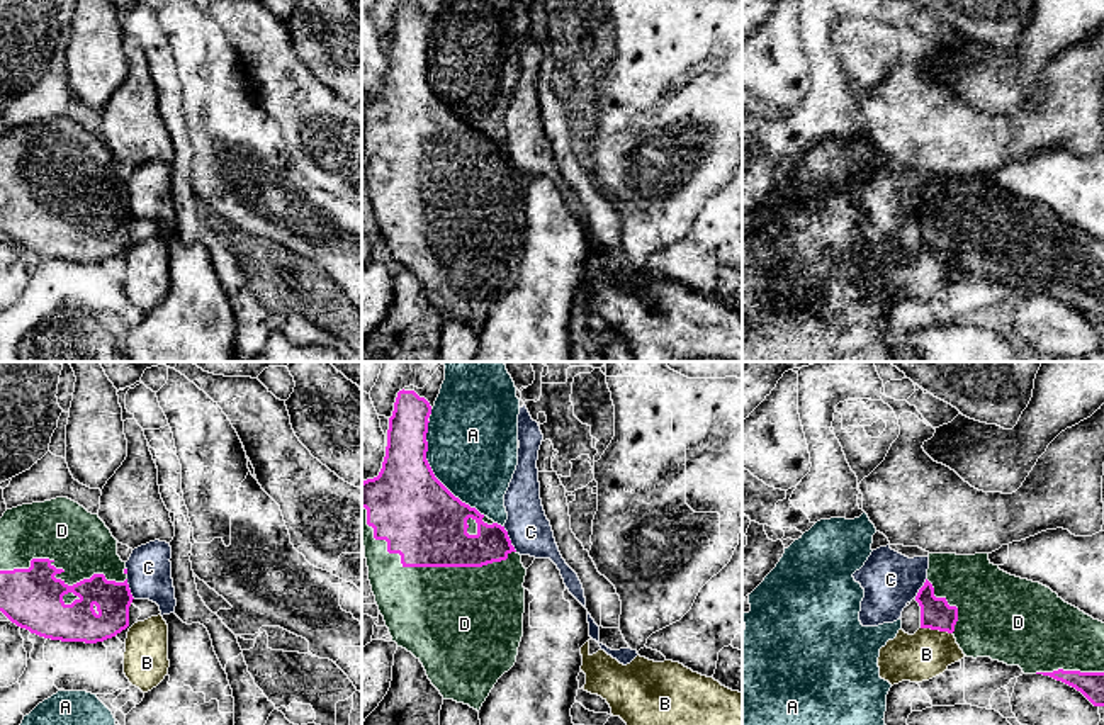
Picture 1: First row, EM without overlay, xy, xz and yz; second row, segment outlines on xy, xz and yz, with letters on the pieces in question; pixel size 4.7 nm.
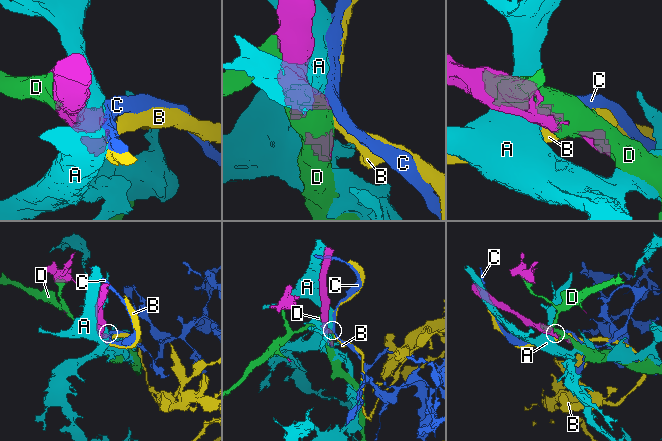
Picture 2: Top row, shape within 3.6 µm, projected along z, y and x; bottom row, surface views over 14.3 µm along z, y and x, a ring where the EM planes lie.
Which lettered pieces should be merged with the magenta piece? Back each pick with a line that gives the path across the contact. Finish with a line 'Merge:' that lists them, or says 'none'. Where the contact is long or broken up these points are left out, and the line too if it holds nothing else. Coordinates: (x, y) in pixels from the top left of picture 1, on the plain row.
Merge: D

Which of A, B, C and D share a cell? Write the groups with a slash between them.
A / B C / D

